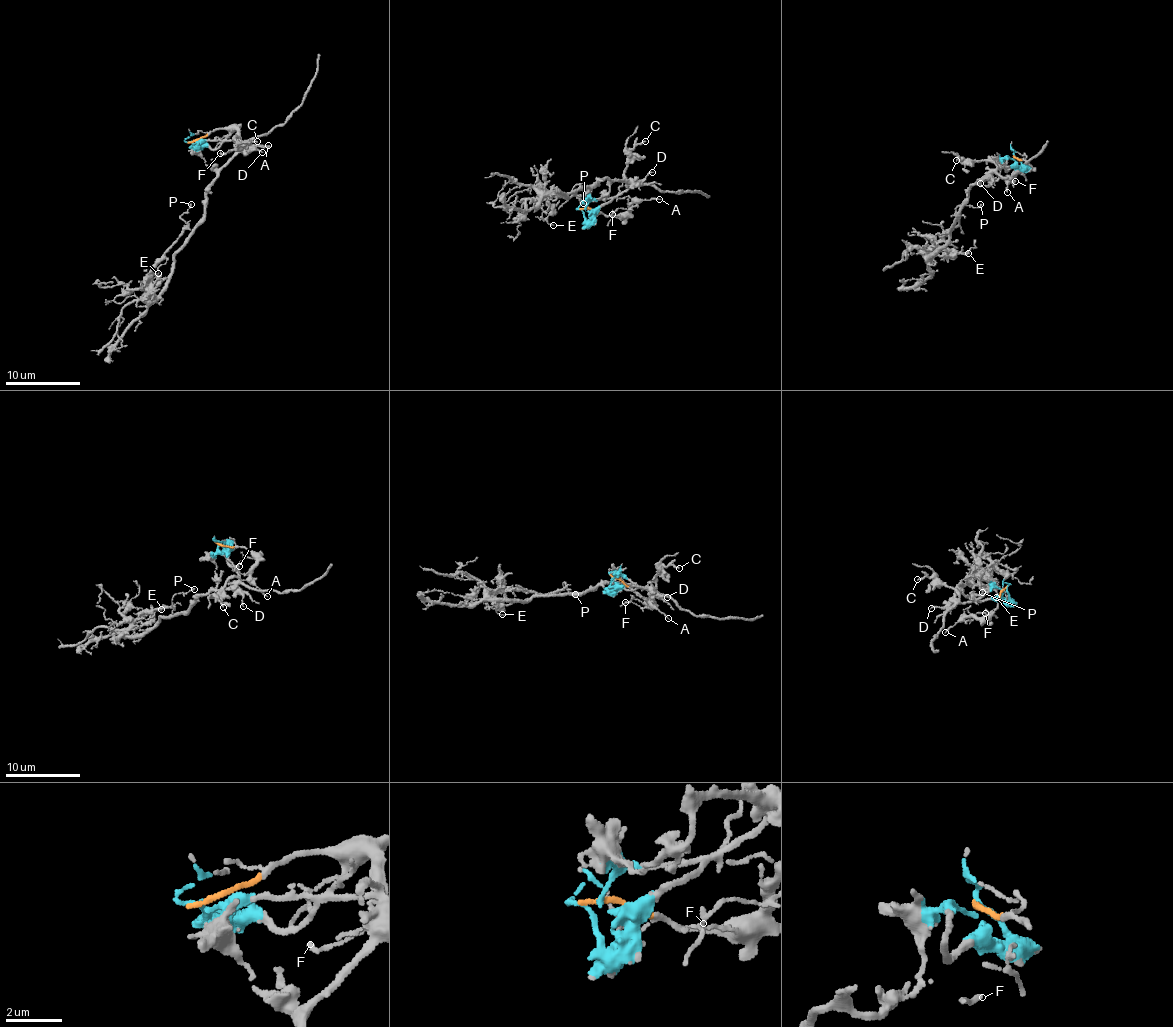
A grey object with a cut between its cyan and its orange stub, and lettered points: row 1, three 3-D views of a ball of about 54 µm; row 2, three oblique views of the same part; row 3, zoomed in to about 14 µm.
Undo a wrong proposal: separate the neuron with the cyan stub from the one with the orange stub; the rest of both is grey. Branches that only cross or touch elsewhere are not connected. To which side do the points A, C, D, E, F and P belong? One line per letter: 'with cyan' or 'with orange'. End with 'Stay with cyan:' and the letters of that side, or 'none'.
A: with orange
C: with cyan
D: with cyan
E: with cyan
F: with orange
P: with cyan
Stay with cyan: C, D, E, P

